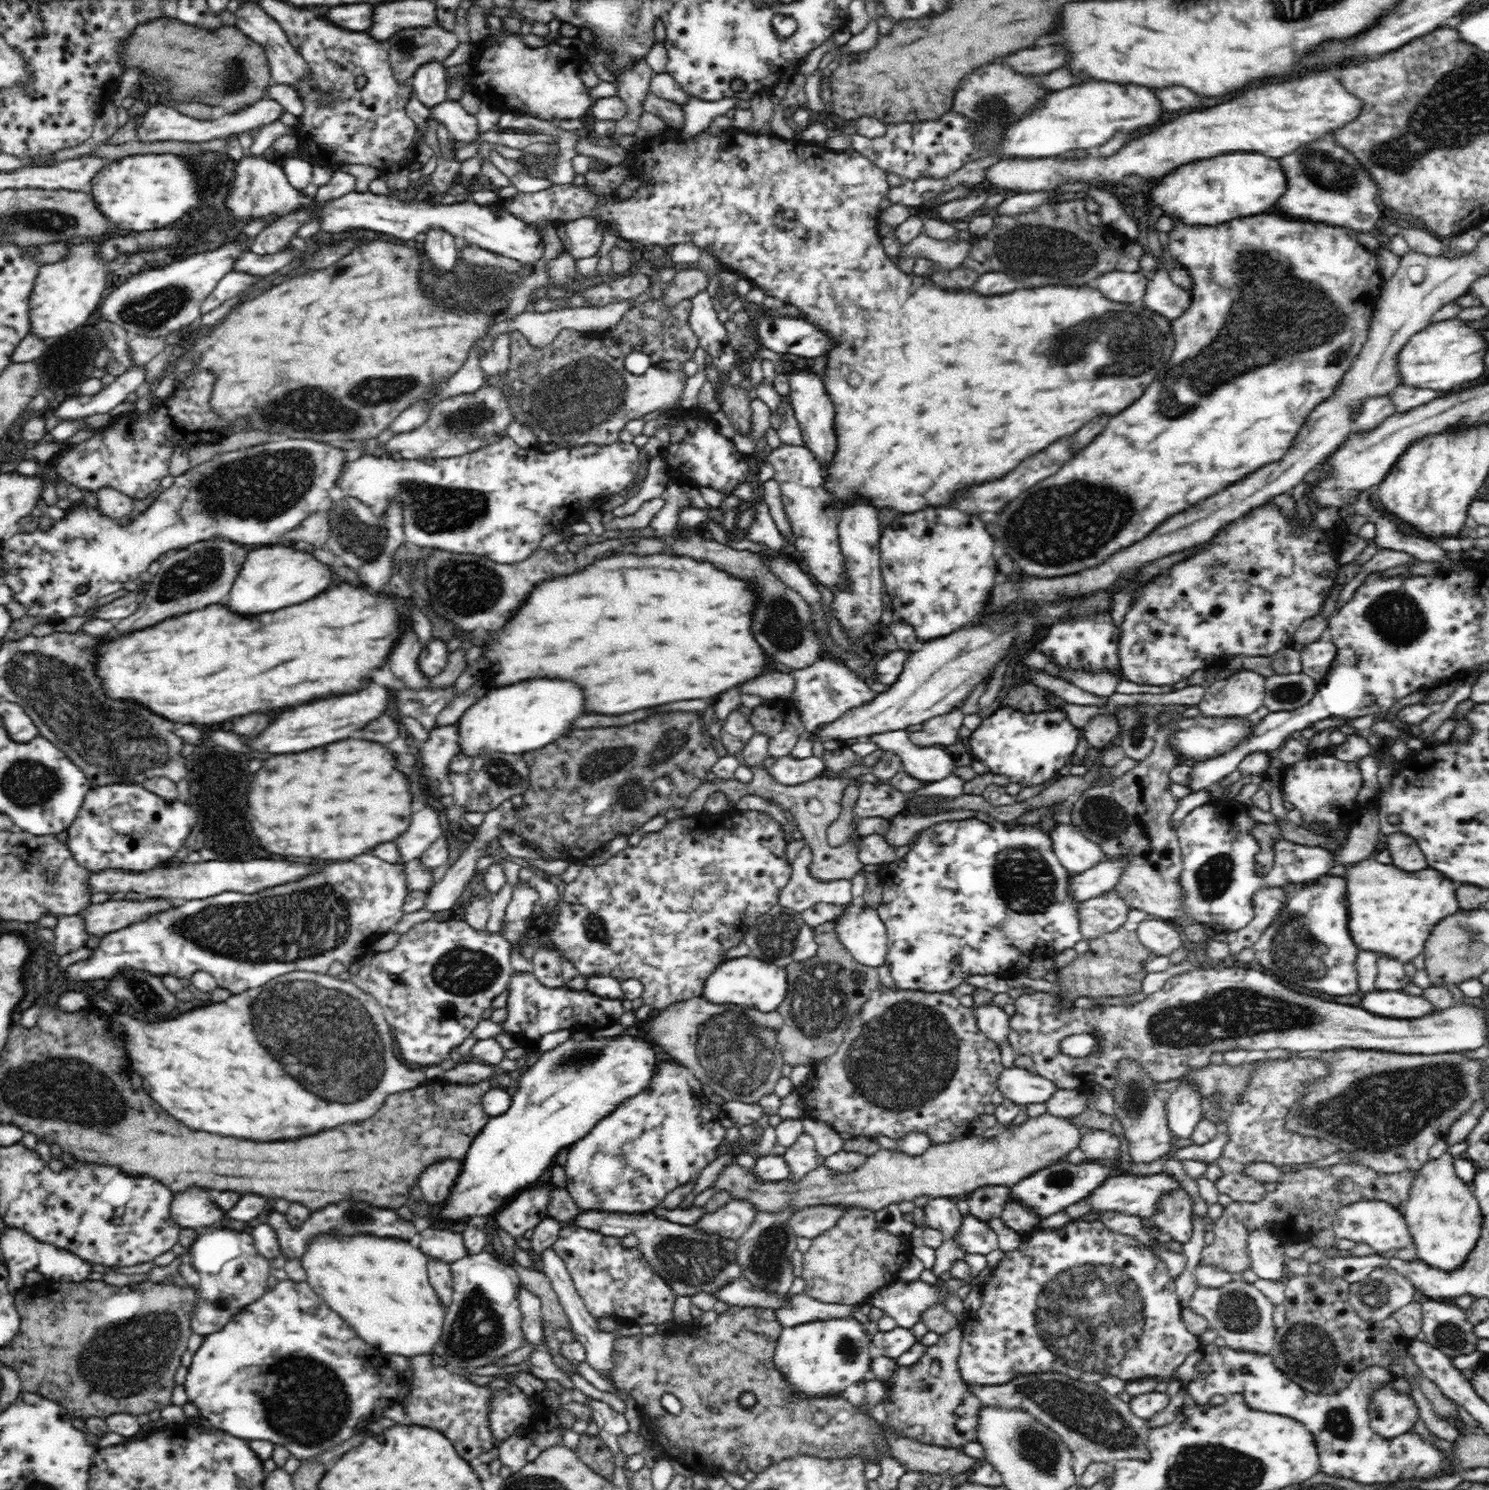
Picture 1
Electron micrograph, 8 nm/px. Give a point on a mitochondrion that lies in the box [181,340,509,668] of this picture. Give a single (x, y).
(262, 486)

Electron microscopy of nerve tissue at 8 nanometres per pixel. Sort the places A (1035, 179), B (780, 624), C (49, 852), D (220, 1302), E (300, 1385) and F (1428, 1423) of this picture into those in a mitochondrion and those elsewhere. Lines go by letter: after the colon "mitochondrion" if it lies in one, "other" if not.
A: other
B: mitochondrion
C: other
D: mitochondrion
E: mitochondrion
F: other

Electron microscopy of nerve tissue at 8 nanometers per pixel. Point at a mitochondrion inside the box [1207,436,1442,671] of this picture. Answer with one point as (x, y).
(1398, 619)

